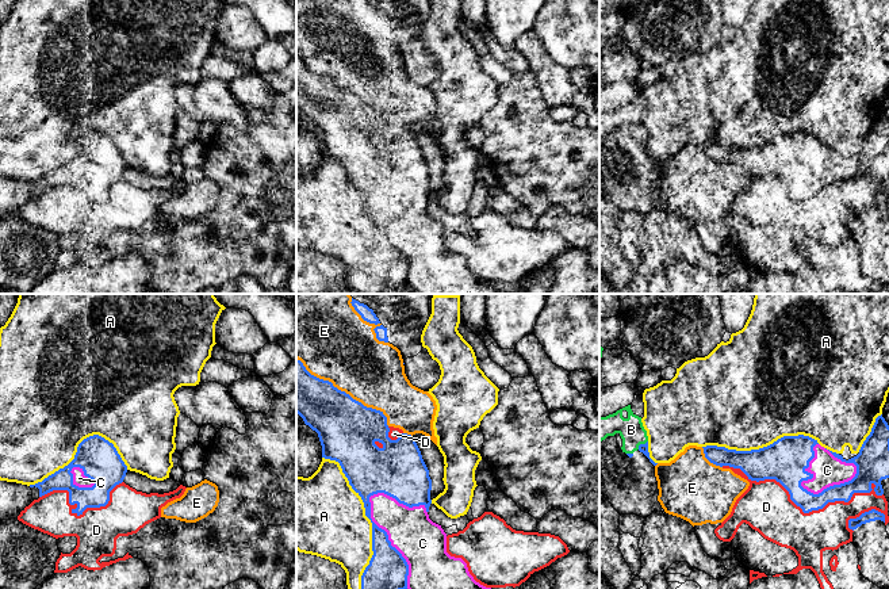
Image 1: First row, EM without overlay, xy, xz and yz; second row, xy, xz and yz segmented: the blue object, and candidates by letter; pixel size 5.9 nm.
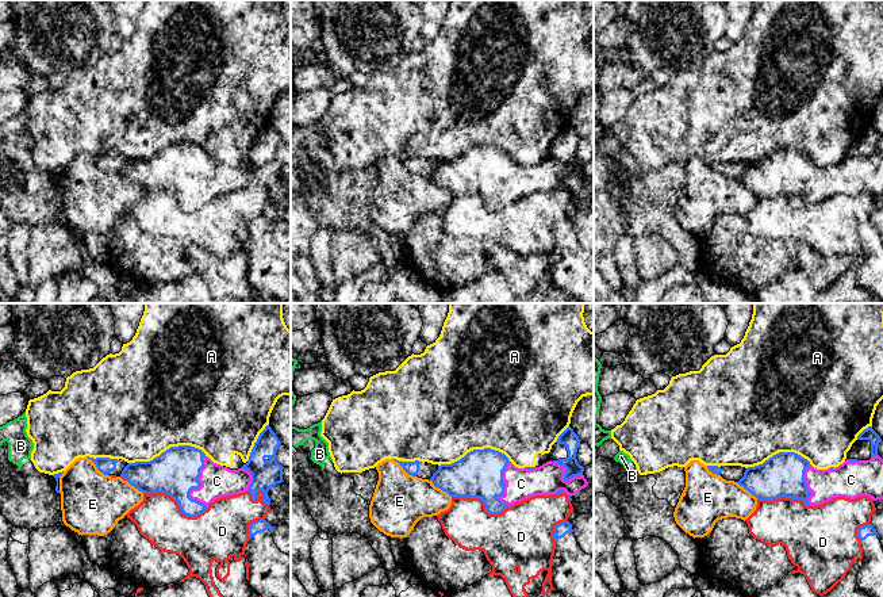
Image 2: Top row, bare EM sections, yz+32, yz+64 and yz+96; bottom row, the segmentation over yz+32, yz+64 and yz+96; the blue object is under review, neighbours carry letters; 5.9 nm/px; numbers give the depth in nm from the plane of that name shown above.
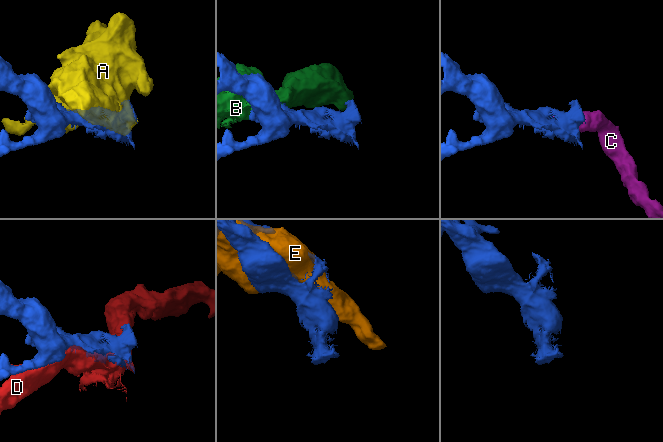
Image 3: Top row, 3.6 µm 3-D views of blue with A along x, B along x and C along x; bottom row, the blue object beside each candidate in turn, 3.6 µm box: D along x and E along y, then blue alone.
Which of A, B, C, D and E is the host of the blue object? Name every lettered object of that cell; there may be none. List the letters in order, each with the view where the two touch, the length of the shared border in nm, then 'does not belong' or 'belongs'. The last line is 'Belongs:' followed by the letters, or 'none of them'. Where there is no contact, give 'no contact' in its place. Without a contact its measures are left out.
A: xz | 850 nm | does not belong
B: yz | 80 nm | does not belong
C: xz | 600 nm | belongs
D: yz | 950 nm | does not belong
E: xz | 700 nm | does not belong
Belongs: C

